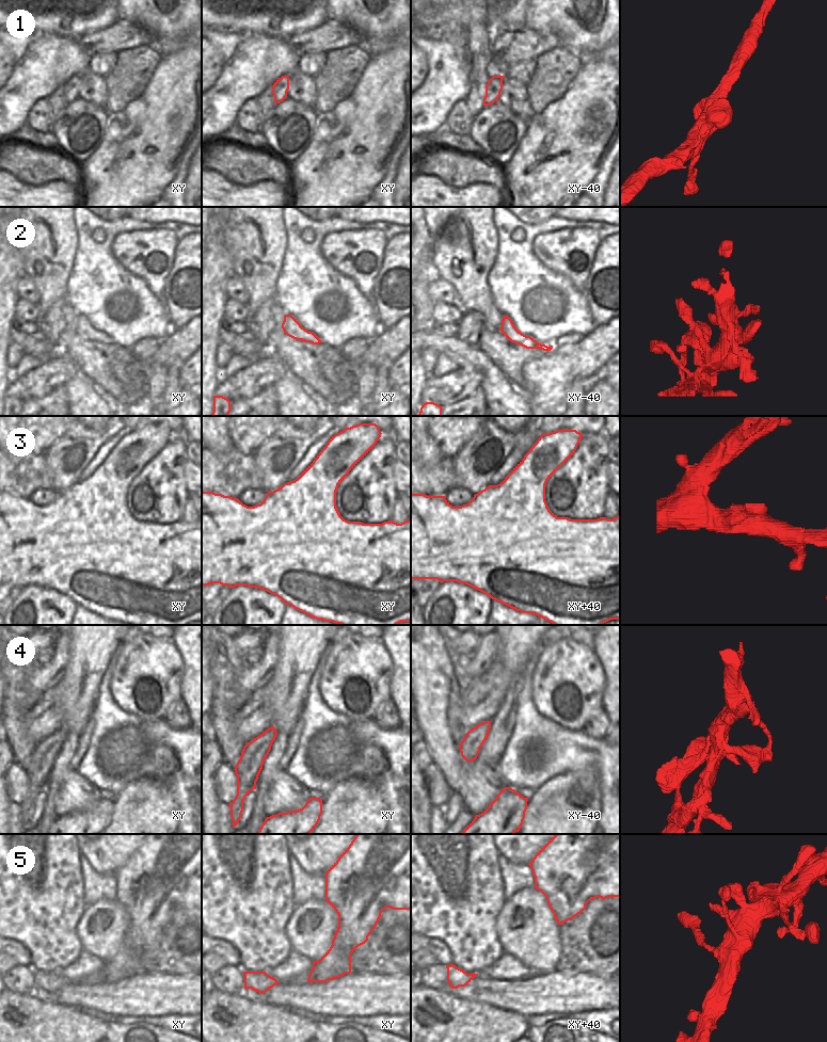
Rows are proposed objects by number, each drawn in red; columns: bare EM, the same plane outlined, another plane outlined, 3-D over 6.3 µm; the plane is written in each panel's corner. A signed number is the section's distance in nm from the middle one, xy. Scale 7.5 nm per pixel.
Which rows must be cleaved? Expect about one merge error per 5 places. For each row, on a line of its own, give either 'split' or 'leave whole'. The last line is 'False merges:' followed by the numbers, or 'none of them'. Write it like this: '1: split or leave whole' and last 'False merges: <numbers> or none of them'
1: leave whole
2: leave whole
3: leave whole
4: split
5: leave whole
False merges: 4

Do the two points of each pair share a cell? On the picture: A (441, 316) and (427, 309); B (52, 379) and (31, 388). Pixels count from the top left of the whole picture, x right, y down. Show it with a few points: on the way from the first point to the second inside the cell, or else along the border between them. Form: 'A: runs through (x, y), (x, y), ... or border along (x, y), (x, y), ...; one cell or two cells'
A: border along (433, 302), (433, 313), (430, 322); two cells
B: runs through (47, 379), (36, 384); one cell

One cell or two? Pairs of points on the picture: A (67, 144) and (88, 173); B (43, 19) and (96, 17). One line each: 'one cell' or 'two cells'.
A: two cells
B: one cell

